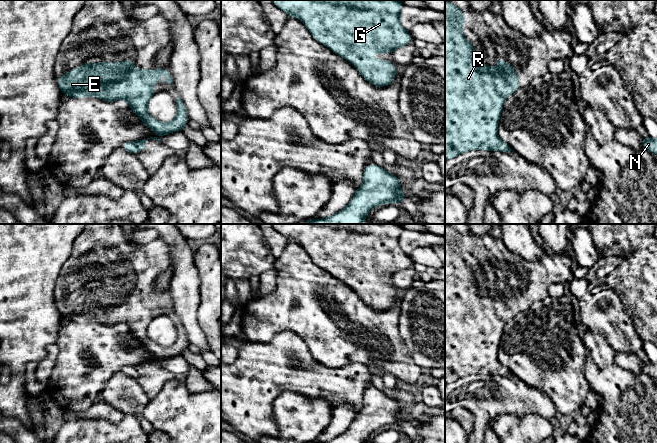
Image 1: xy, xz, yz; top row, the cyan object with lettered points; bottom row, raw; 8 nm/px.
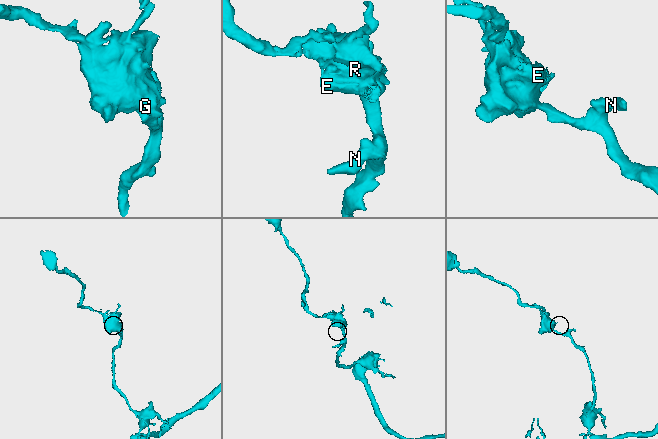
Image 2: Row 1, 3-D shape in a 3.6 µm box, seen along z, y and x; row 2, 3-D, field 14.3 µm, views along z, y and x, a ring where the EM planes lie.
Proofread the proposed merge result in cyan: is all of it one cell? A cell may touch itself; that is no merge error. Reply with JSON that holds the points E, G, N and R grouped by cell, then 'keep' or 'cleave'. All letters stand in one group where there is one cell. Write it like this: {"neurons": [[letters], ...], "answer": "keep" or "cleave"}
{"neurons": [["E", "G", "N", "R"]], "answer": "keep"}

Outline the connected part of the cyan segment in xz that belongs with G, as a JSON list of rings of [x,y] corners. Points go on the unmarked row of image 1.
[[[273,224],[290,241],[302,245],[313,262],[335,278],[352,287],[359,297],[376,311],[389,309],[396,299],[396,291],[385,284],[372,284],[372,278],[393,277],[411,266],[399,238],[404,230],[399,224]]]

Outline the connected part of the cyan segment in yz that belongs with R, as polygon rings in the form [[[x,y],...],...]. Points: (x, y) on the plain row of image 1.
[[[445,226],[445,383],[451,384],[471,374],[513,375],[497,359],[498,346],[505,323],[520,312],[519,300],[512,288],[497,282],[497,291],[490,292],[480,285],[473,269],[464,261],[463,235],[452,226]]]

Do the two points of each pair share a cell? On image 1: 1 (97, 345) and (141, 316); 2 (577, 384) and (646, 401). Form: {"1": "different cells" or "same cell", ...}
{"1": "different cells", "2": "different cells"}

